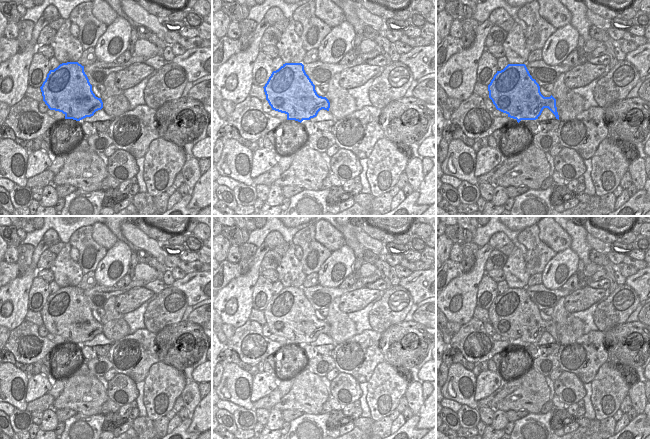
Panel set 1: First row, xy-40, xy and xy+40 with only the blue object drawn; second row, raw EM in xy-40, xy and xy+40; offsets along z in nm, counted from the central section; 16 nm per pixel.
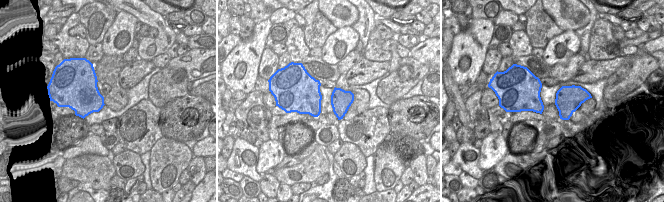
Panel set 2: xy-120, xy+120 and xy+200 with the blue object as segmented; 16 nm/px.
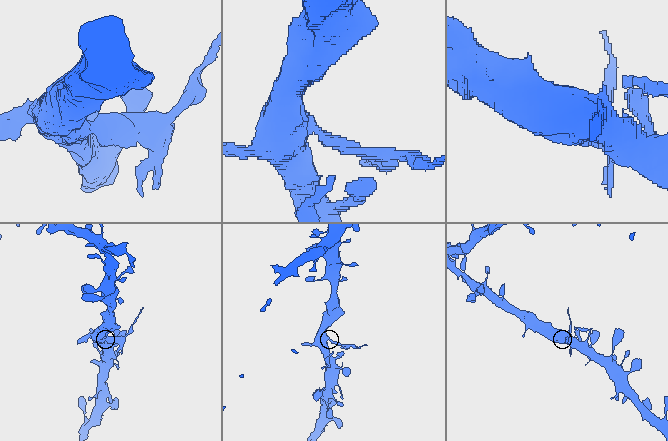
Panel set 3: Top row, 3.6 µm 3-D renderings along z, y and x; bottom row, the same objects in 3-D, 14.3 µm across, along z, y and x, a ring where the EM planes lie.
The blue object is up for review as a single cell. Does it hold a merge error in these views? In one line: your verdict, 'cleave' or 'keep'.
cleave

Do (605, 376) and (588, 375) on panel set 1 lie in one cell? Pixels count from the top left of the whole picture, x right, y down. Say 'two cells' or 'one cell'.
two cells

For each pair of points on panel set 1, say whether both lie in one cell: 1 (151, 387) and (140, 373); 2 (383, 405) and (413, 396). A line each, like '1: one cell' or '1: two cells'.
1: two cells
2: two cells

